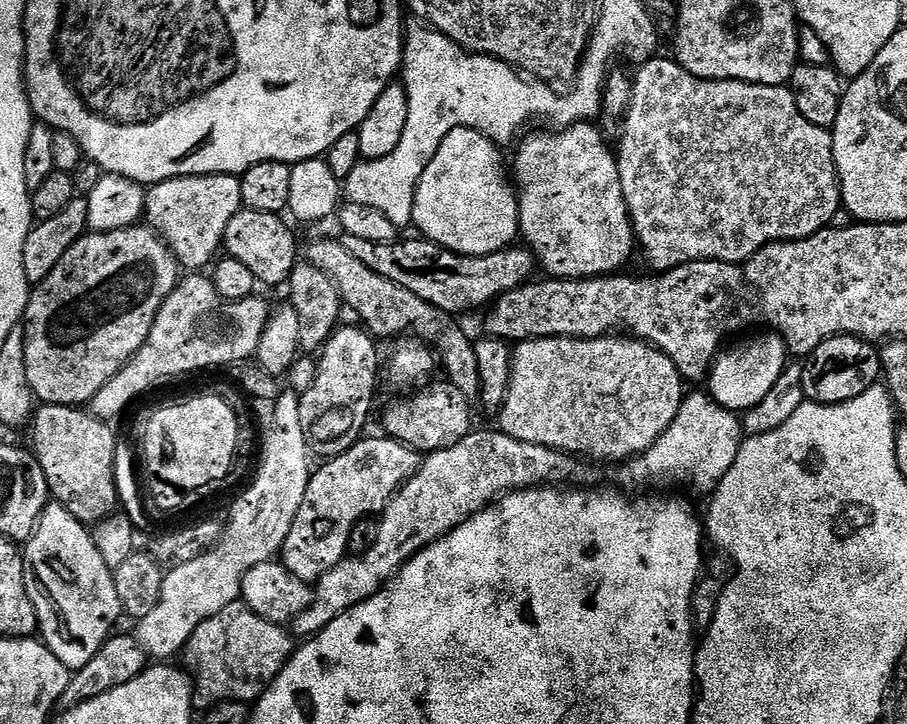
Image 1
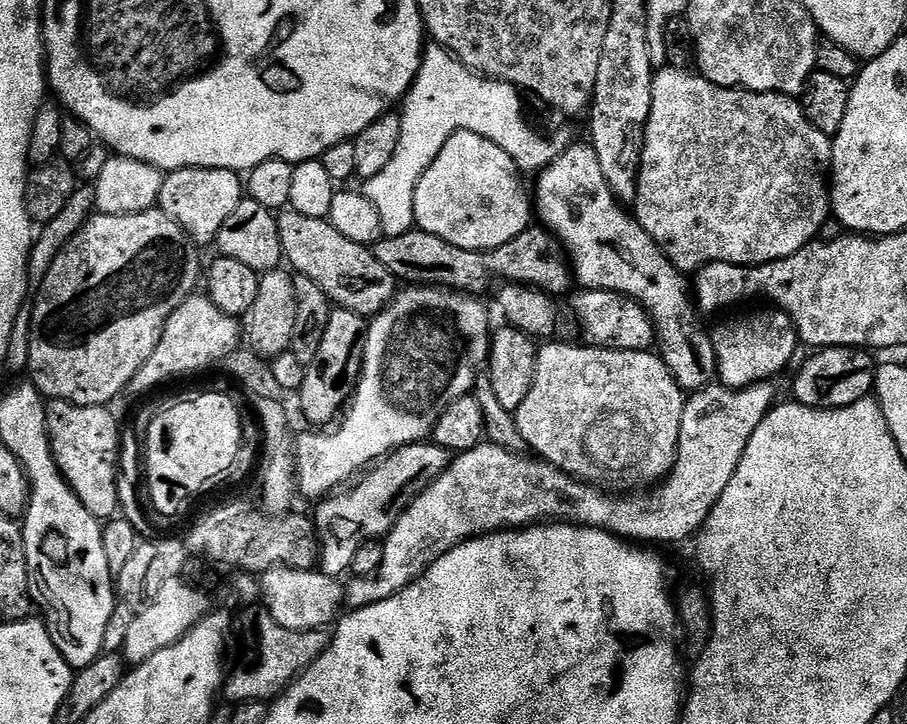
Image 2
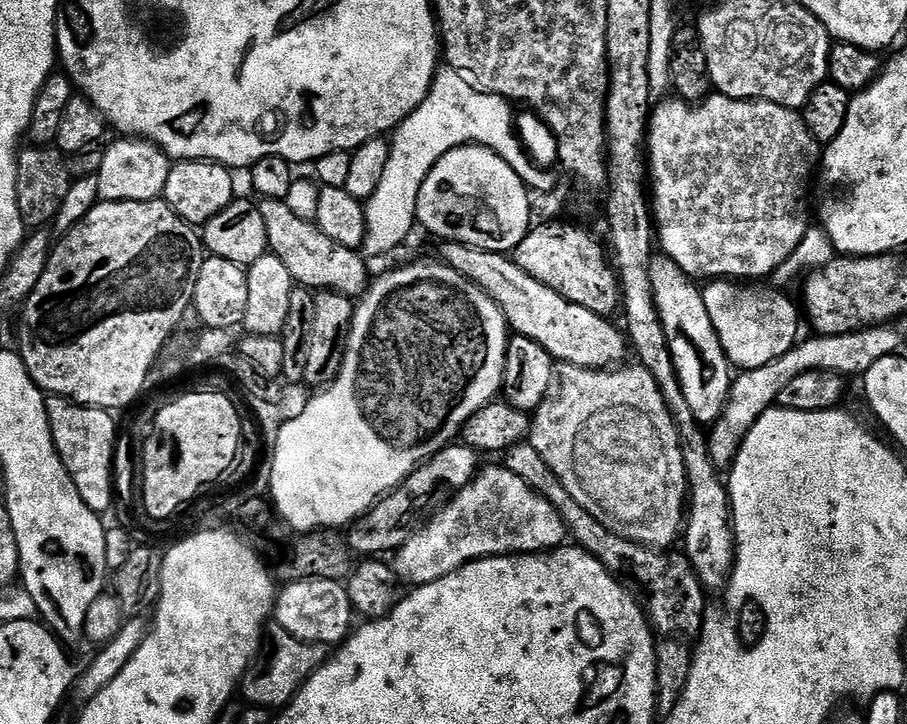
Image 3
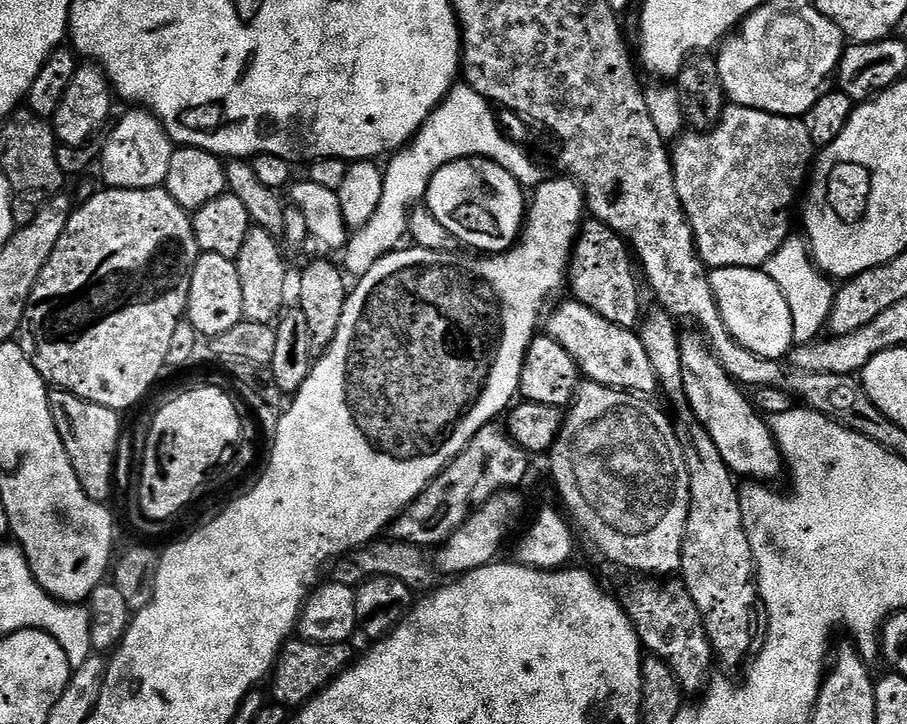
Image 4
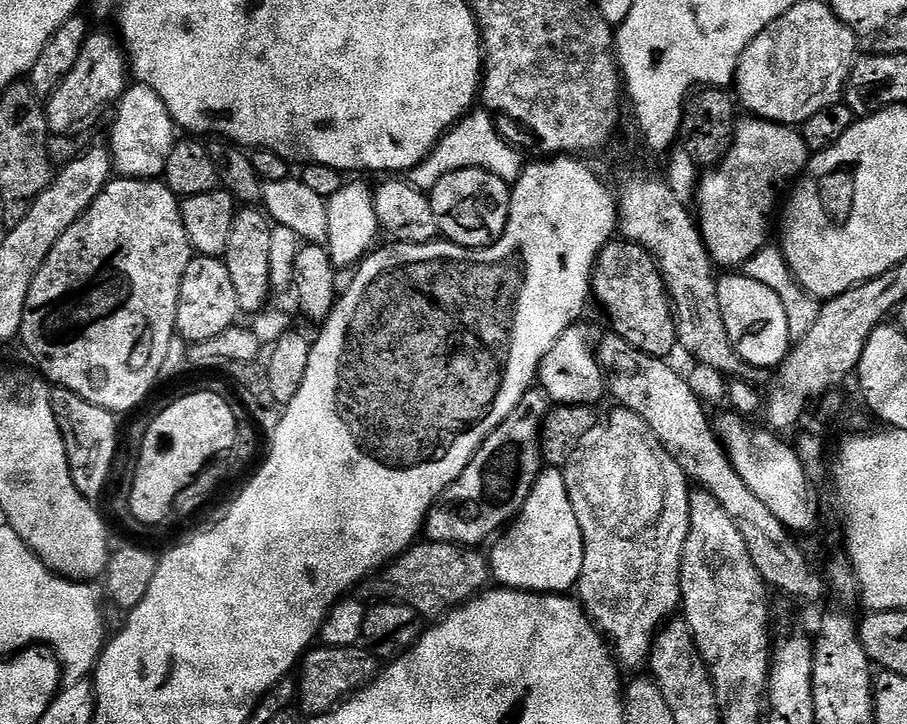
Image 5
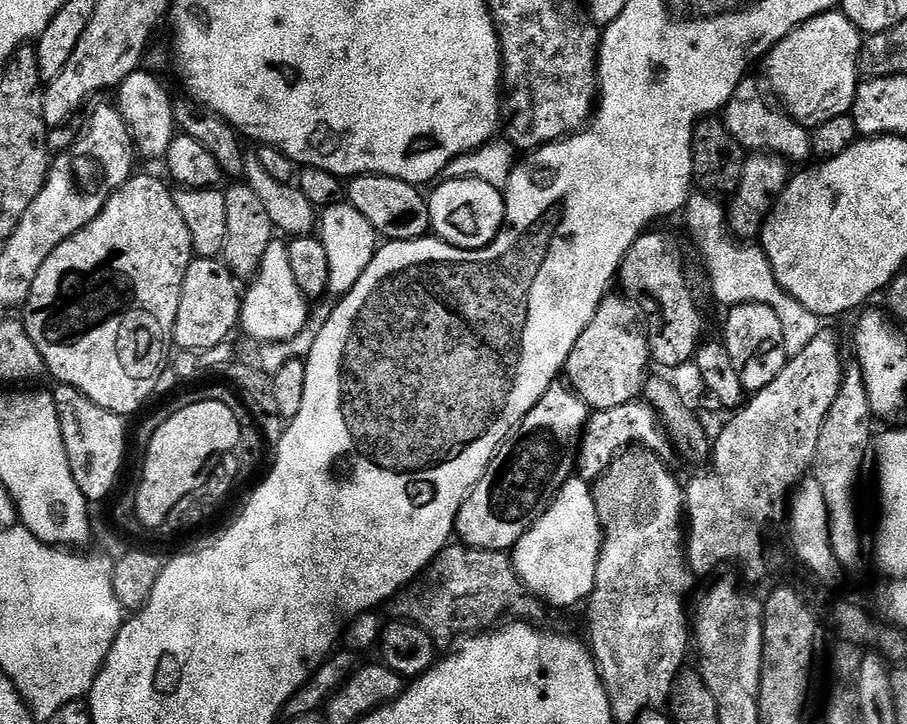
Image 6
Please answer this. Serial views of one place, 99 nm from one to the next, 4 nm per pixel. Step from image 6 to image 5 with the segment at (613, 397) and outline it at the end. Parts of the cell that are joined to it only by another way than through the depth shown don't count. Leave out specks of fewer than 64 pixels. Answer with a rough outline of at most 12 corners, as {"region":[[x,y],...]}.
{"region":[[577,322],[550,346],[538,384],[553,405],[596,406],[608,378]]}

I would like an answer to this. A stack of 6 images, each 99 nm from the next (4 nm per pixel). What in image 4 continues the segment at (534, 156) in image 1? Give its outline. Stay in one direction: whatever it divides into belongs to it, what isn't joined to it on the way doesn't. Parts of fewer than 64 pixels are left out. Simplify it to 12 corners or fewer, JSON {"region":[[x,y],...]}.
{"region":[[681,331],[688,406],[732,475],[786,465],[769,423],[704,335]]}

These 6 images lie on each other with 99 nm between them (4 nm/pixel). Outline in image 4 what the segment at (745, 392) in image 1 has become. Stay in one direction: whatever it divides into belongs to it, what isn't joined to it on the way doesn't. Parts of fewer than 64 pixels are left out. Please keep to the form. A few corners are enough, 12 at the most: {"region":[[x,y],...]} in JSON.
{"region":[[713,268],[710,290],[733,338],[783,361],[794,322],[764,269]]}

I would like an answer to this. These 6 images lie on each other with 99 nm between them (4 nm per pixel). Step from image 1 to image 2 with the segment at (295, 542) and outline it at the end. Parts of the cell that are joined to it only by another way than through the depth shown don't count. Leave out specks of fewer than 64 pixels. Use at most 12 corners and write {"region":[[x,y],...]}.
{"region":[[435,442],[389,452],[314,515],[319,571],[343,577],[448,469]]}

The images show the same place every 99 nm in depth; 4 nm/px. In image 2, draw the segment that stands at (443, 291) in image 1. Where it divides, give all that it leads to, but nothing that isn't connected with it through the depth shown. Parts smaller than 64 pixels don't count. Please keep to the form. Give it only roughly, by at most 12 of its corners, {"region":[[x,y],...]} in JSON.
{"region":[[543,226],[489,252],[413,230],[372,253],[408,286],[484,294],[487,280],[567,297],[574,273]]}

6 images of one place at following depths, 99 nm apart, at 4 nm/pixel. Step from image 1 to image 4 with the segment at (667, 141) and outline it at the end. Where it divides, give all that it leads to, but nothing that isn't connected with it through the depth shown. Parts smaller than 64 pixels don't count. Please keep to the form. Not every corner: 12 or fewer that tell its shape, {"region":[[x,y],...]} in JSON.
{"region":[[732,104],[671,158],[709,269],[763,268],[814,164],[803,119]]}

